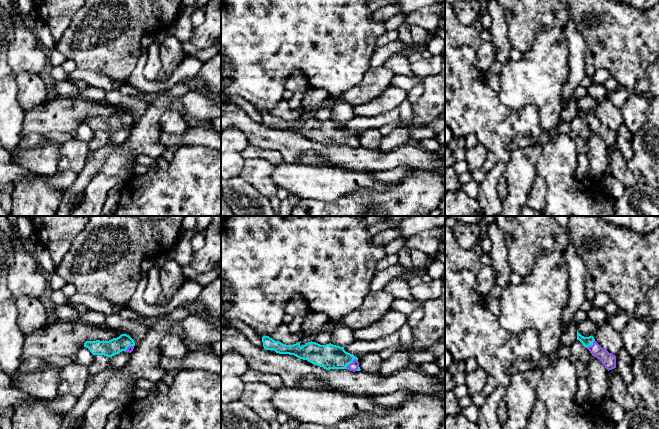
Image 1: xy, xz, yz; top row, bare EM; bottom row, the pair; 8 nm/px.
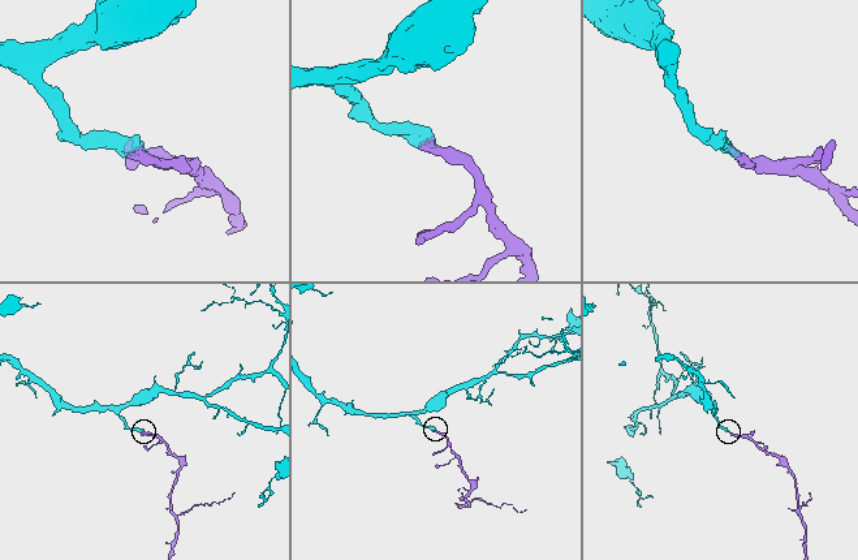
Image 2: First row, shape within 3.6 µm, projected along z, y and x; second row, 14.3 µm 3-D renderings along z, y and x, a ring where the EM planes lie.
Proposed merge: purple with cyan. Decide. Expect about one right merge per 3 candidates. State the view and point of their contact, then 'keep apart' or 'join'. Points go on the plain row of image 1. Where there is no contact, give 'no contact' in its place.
xz (352, 138) | join

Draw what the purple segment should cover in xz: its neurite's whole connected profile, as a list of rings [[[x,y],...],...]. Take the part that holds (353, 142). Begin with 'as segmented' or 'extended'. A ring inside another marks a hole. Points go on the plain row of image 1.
extended; [[[263,112],[262,118],[266,126],[274,126],[279,130],[294,131],[326,146],[348,145],[353,148],[361,146],[357,133],[346,128],[344,123],[331,119],[320,121],[311,117],[301,123],[301,117],[293,121],[286,121],[273,116],[269,112]]]

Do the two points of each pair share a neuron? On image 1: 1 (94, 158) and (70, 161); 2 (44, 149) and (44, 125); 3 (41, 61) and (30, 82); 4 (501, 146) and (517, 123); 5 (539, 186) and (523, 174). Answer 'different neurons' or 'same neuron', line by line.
1: different neurons
2: different neurons
3: different neurons
4: same neuron
5: different neurons

